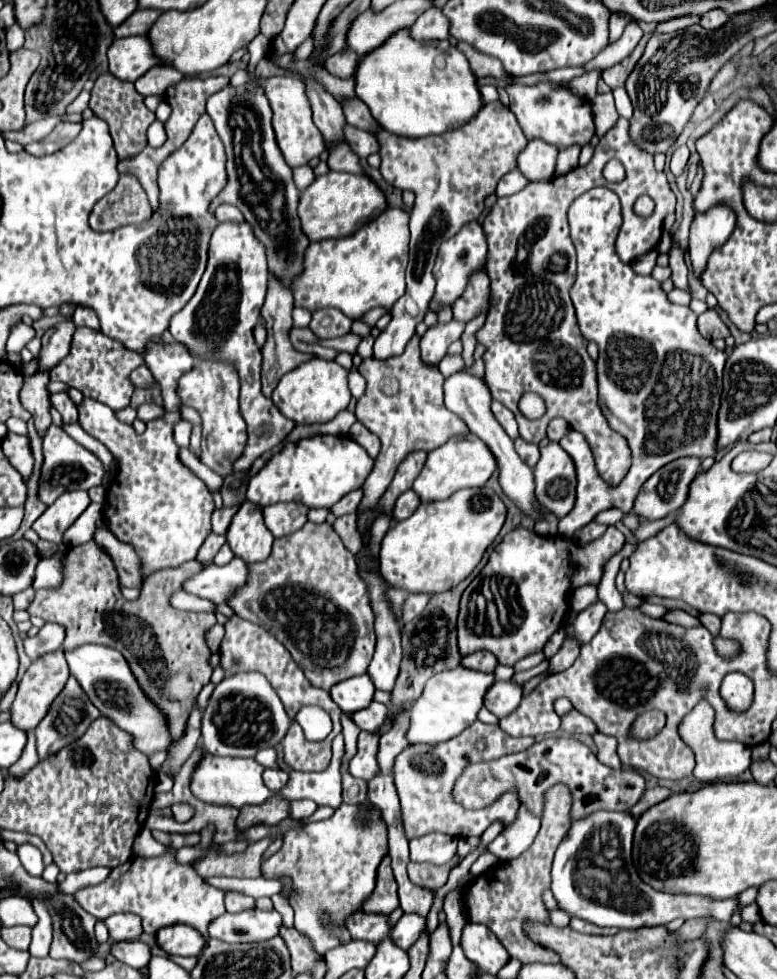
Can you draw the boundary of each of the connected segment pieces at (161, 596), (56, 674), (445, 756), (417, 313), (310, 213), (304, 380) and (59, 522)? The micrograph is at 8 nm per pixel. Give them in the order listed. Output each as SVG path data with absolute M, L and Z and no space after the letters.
M87 541L77 547L69 547L69 551L63 555L63 581L55 589L39 589L33 603L27 607L29 615L43 617L49 623L57 623L65 627L65 641L63 641L63 651L73 651L75 647L81 647L85 643L97 643L97 645L107 645L125 655L129 659L129 665L133 667L133 673L145 683L145 691L165 707L165 715L169 715L169 727L173 727L173 739L177 739L183 729L185 721L189 717L189 711L203 689L203 685L209 683L213 667L209 663L211 659L211 649L207 647L207 631L217 623L215 613L191 613L191 611L179 611L171 605L171 595L183 589L183 583L203 571L207 565L193 559L189 563L183 563L181 567L175 569L161 569L159 575L155 575L155 581L149 579L149 597L139 597L135 601L127 601L121 595L119 579L117 579L117 569L113 559L107 555L107 551L95 541Z
M61 649L47 653L43 657L39 657L37 661L31 663L31 667L27 669L27 673L23 675L23 679L19 681L19 691L17 697L9 709L11 713L11 723L23 731L35 729L39 725L39 721L47 715L49 705L53 703L55 695L61 693L61 689L65 687L65 679L69 677L69 667L67 667L67 659L65 653Z
M475 721L457 737L437 743L437 745L409 745L401 755L397 755L393 773L395 773L395 787L401 799L401 815L405 833L409 839L423 837L427 833L439 831L453 837L479 837L495 819L501 819L503 825L515 819L519 809L519 799L515 791L507 791L499 795L499 799L483 809L465 809L453 799L453 785L467 769L469 763L475 761L493 761L509 753L525 751L535 743L533 737L511 737L505 735L499 725L487 725Z
M487 103L481 111L465 125L451 133L429 135L419 139L397 137L389 131L379 131L381 143L381 175L383 179L399 189L411 189L415 193L415 205L411 209L411 245L409 245L409 267L407 267L407 291L391 309L391 323L375 339L373 357L395 357L405 351L407 341L415 333L415 325L425 317L427 305L433 299L435 277L431 273L433 261L441 241L453 237L465 223L477 219L483 211L483 201L495 191L497 181L511 169L515 159L525 147L527 137L523 135L517 117L503 103Z
M329 171L327 175L315 177L315 181L301 193L297 215L307 239L323 241L353 235L359 227L381 215L385 209L385 195L369 177Z
M311 359L309 363L299 365L297 369L289 371L273 391L275 407L297 425L313 425L313 423L327 423L339 411L343 411L349 401L351 393L347 387L347 371L337 365L335 361L325 359Z
M65 491L45 513L33 523L33 531L51 543L63 543L63 533L73 525L73 521L87 509L89 495L85 491Z

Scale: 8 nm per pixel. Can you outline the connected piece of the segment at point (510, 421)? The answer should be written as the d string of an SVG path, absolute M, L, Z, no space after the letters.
M493 401L493 403L491 403L491 411L493 411L495 419L499 421L499 425L503 427L503 431L505 431L511 439L517 439L517 437L519 437L519 435L517 435L517 421L515 421L513 413L511 413L505 405L501 405L499 401Z

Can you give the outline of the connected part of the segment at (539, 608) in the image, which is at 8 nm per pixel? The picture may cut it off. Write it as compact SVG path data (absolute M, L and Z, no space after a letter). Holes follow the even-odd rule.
M607 527L605 535L589 545L571 547L571 539L561 537L541 537L529 529L515 529L503 537L503 541L493 549L483 571L471 581L461 597L461 611L457 621L457 645L461 655L469 655L473 651L491 651L499 663L513 665L517 659L537 653L543 649L547 639L565 623L567 601L571 589L584 586L585 583L597 583L603 573L603 563L613 557L625 545L625 537L617 527ZM483 585L489 585L489 593L481 593Z

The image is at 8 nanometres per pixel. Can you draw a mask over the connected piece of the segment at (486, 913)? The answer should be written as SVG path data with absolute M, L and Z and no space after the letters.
M557 783L545 791L543 801L543 819L541 819L541 831L535 837L535 843L529 851L521 853L519 857L511 861L503 861L495 865L489 873L483 873L475 877L471 883L467 883L461 891L465 901L465 915L471 923L483 923L487 925L499 939L505 943L505 949L511 957L519 959L521 963L557 963L559 955L539 943L535 943L523 929L523 923L537 921L537 923L549 923L549 909L543 901L543 891L551 887L551 863L557 845L569 831L571 823L571 791Z

